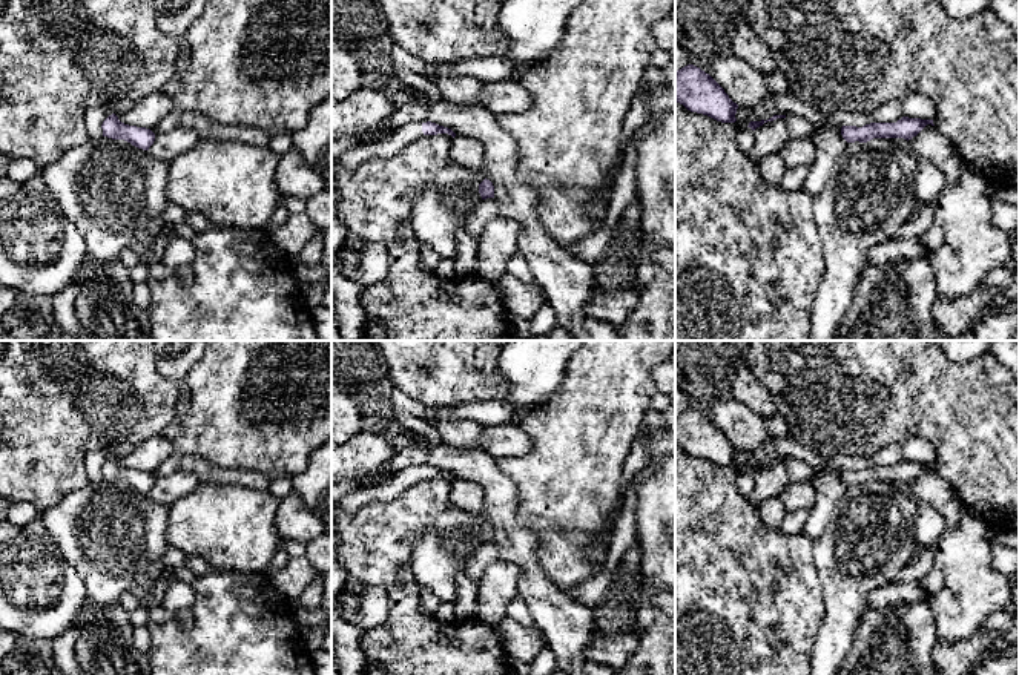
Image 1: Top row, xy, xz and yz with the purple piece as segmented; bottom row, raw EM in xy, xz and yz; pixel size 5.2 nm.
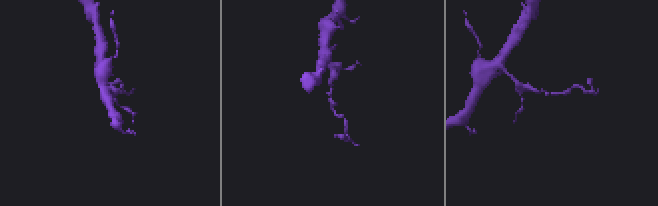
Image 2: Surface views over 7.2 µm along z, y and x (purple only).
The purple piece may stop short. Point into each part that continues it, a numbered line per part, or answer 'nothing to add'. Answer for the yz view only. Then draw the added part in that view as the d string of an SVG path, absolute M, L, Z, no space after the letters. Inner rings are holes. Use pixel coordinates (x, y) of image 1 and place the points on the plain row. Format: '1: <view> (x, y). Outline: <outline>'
nothing to add

